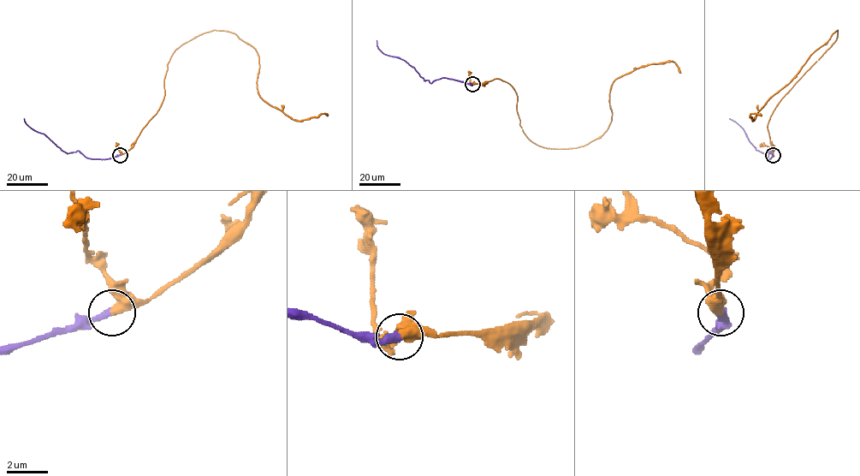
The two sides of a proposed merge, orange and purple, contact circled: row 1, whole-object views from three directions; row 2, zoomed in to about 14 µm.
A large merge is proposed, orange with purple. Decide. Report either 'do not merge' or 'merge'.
merge

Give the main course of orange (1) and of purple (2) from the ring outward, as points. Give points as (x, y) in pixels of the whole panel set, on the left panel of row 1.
1: (120, 155), (161, 104), (173, 52), (213, 30), (255, 49), (264, 101), (297, 121), (328, 115)
2: (120, 155), (106, 159), (91, 159), (78, 151), (68, 153), (44, 133), (32, 128), (24, 118)

